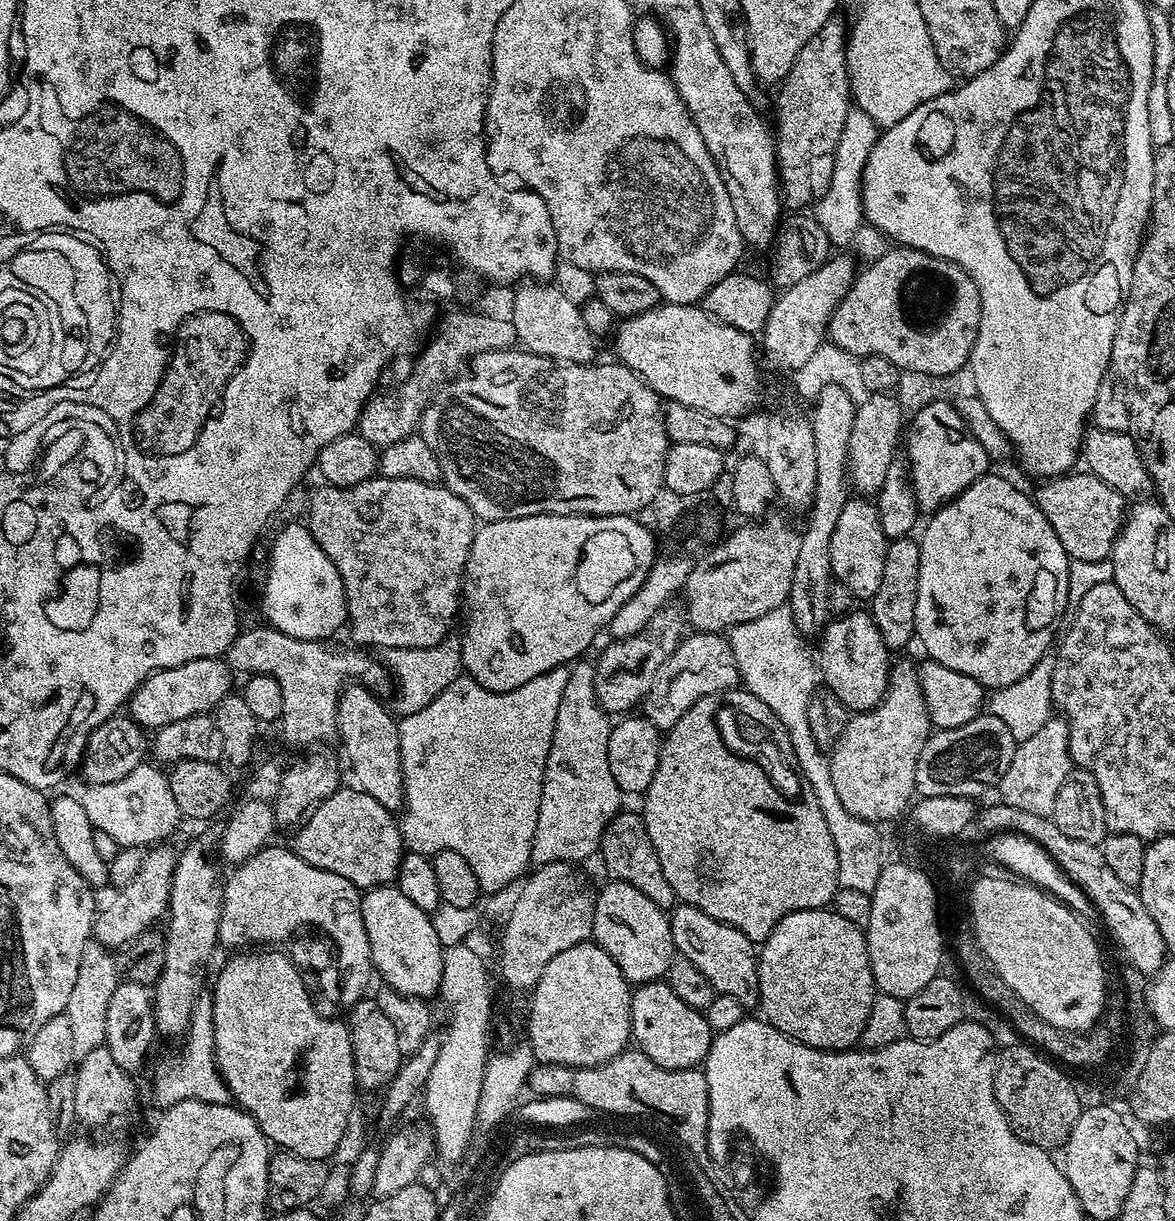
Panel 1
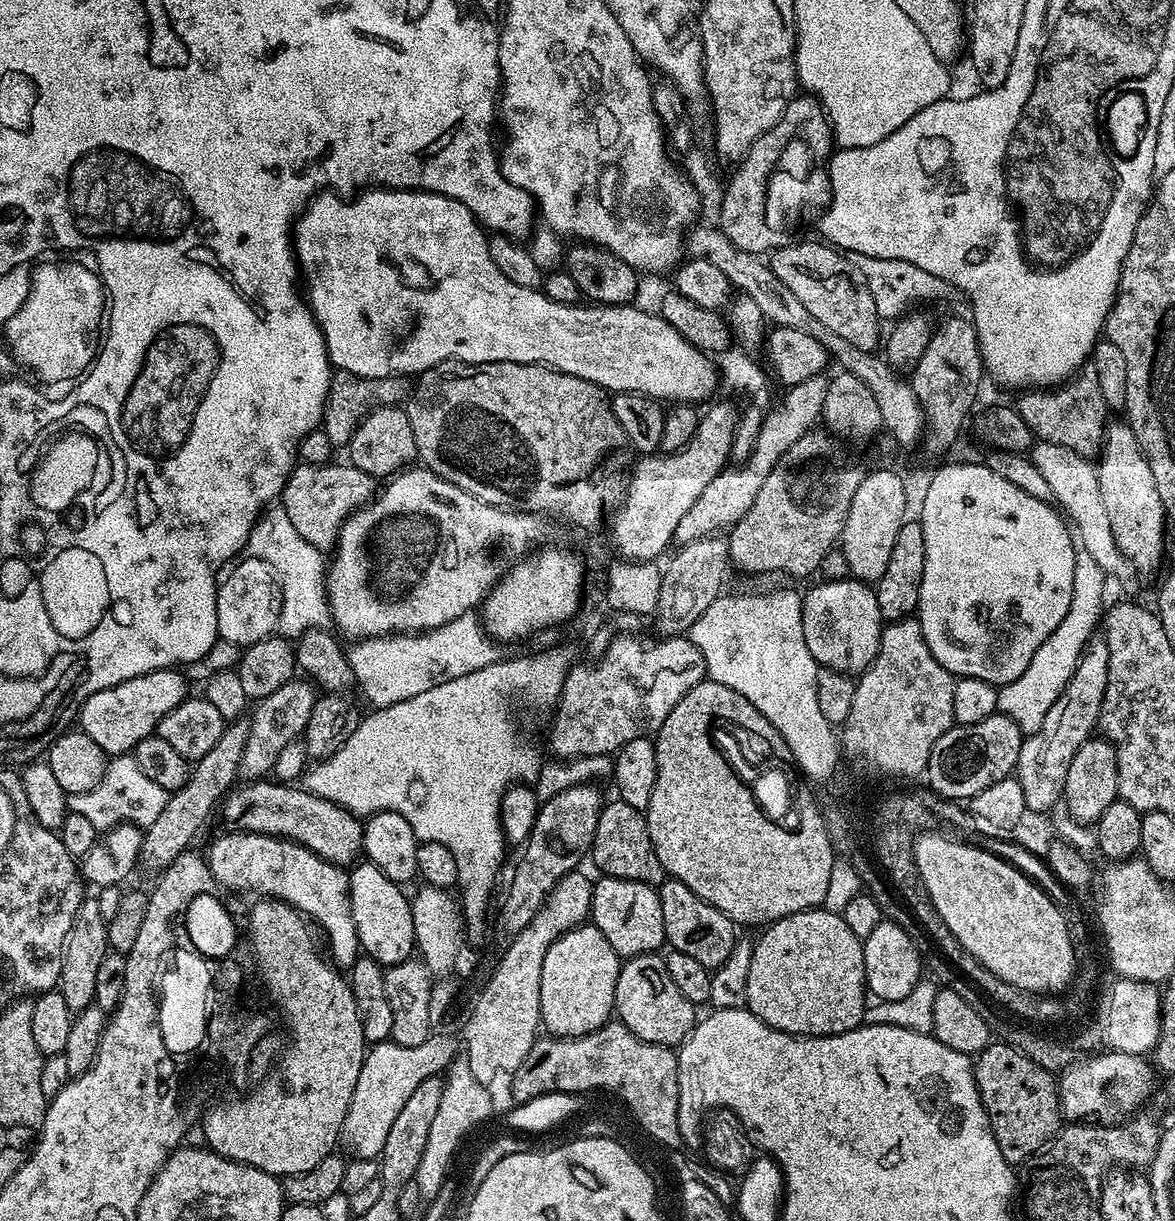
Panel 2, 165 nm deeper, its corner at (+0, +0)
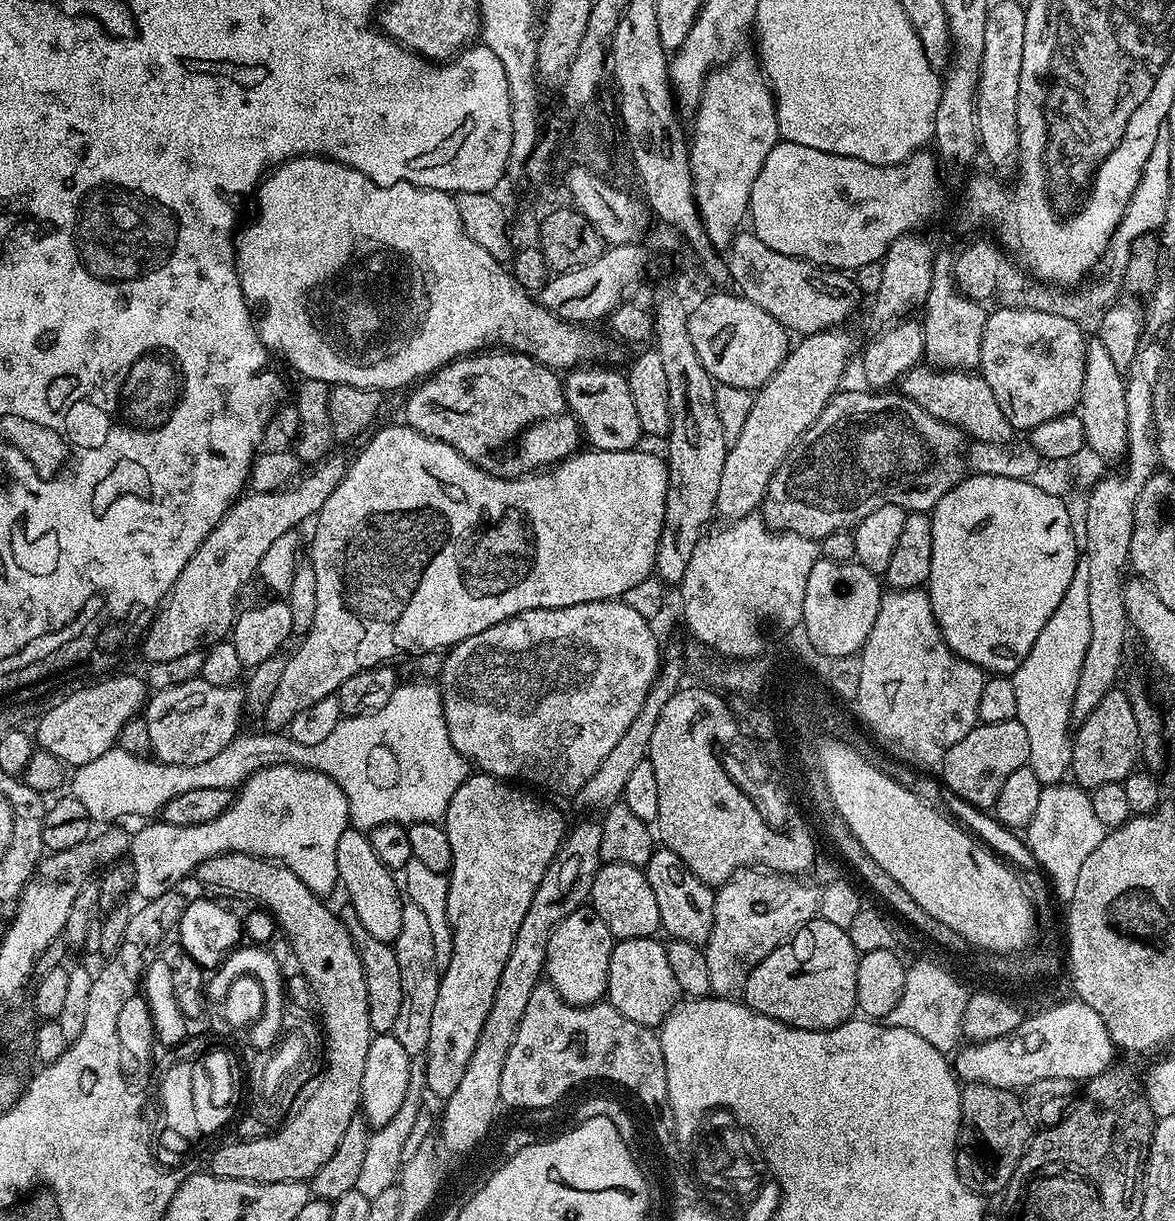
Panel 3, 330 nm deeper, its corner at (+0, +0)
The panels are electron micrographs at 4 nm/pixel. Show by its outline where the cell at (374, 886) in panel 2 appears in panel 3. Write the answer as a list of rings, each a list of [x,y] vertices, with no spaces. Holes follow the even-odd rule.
[[[349,827],[338,838],[338,874],[339,887],[344,888],[347,903],[354,906],[358,922],[382,942],[392,944],[402,930],[402,910],[405,901],[402,899],[402,888],[397,877],[379,860],[371,845],[369,837],[357,828]]]

